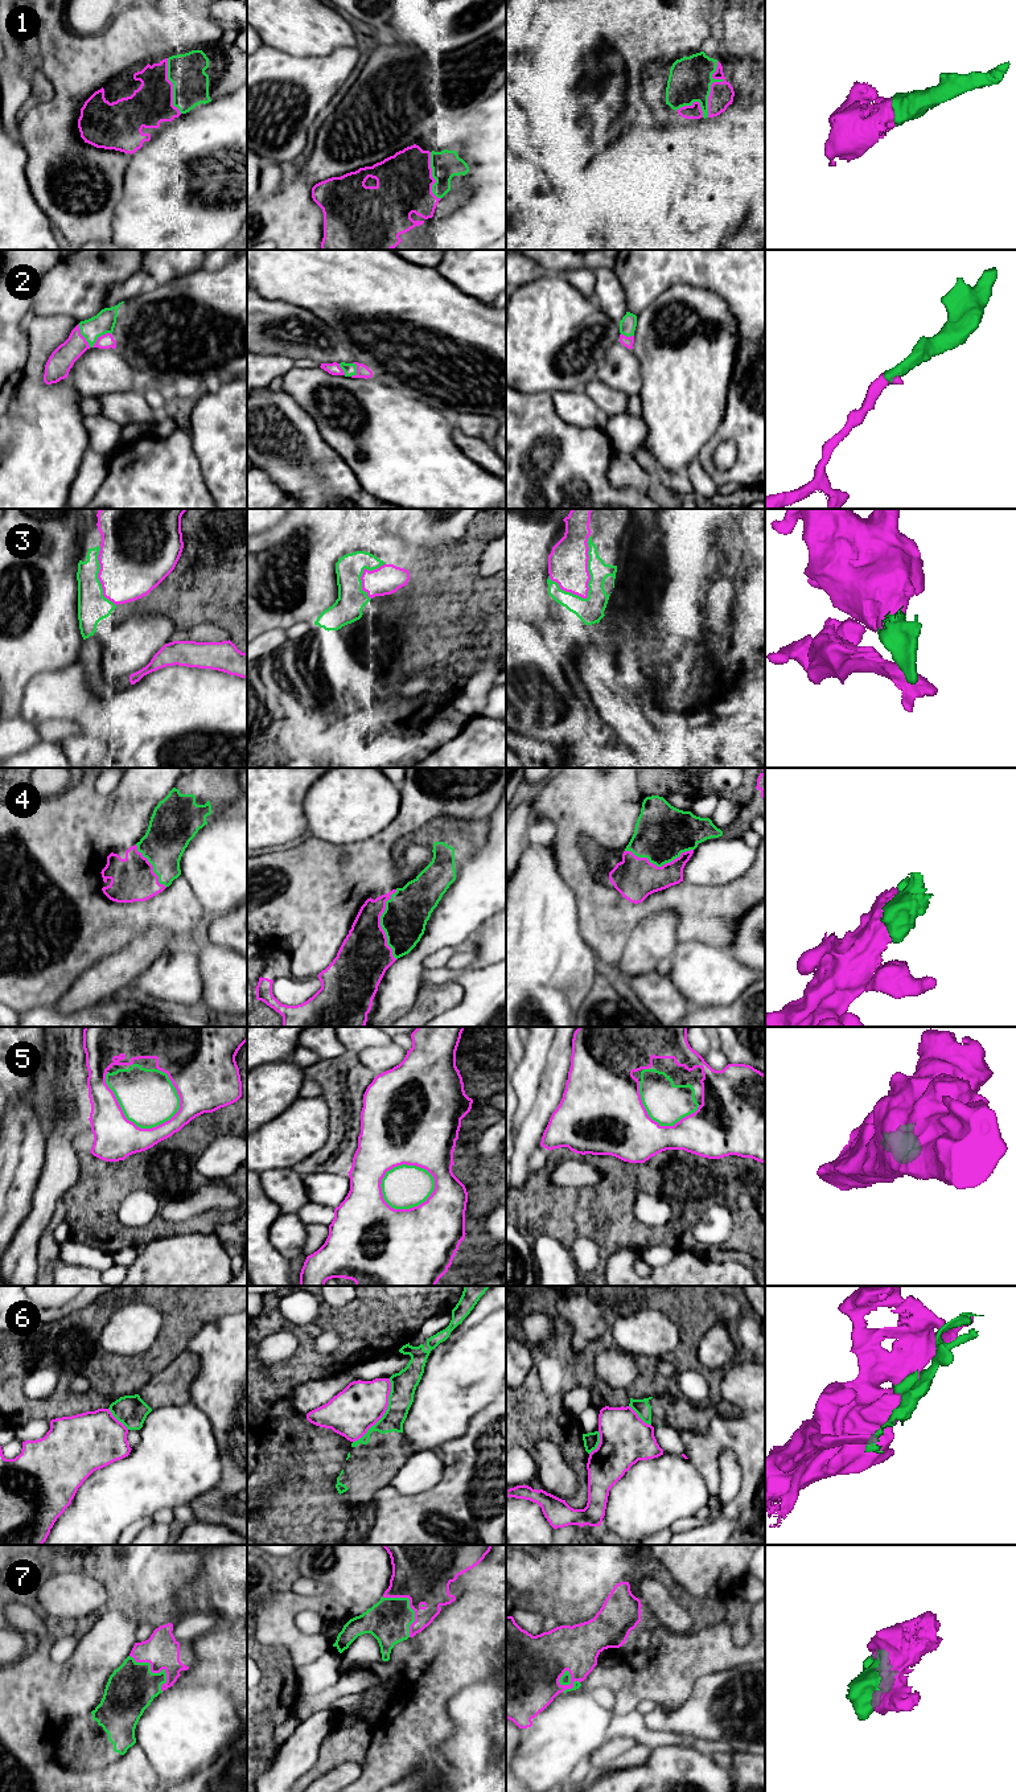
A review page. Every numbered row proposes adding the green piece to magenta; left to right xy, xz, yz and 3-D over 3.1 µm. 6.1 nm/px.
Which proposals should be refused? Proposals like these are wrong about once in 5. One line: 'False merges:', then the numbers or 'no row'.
False merges: 6

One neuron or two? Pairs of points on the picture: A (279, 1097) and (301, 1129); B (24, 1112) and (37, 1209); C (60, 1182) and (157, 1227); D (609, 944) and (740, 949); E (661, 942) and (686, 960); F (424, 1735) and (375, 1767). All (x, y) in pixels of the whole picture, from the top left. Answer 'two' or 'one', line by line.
A: two
B: two
C: two
D: two
E: two
F: one

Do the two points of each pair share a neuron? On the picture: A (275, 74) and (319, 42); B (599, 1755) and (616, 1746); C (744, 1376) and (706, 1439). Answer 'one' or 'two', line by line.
A: two
B: one
C: one

